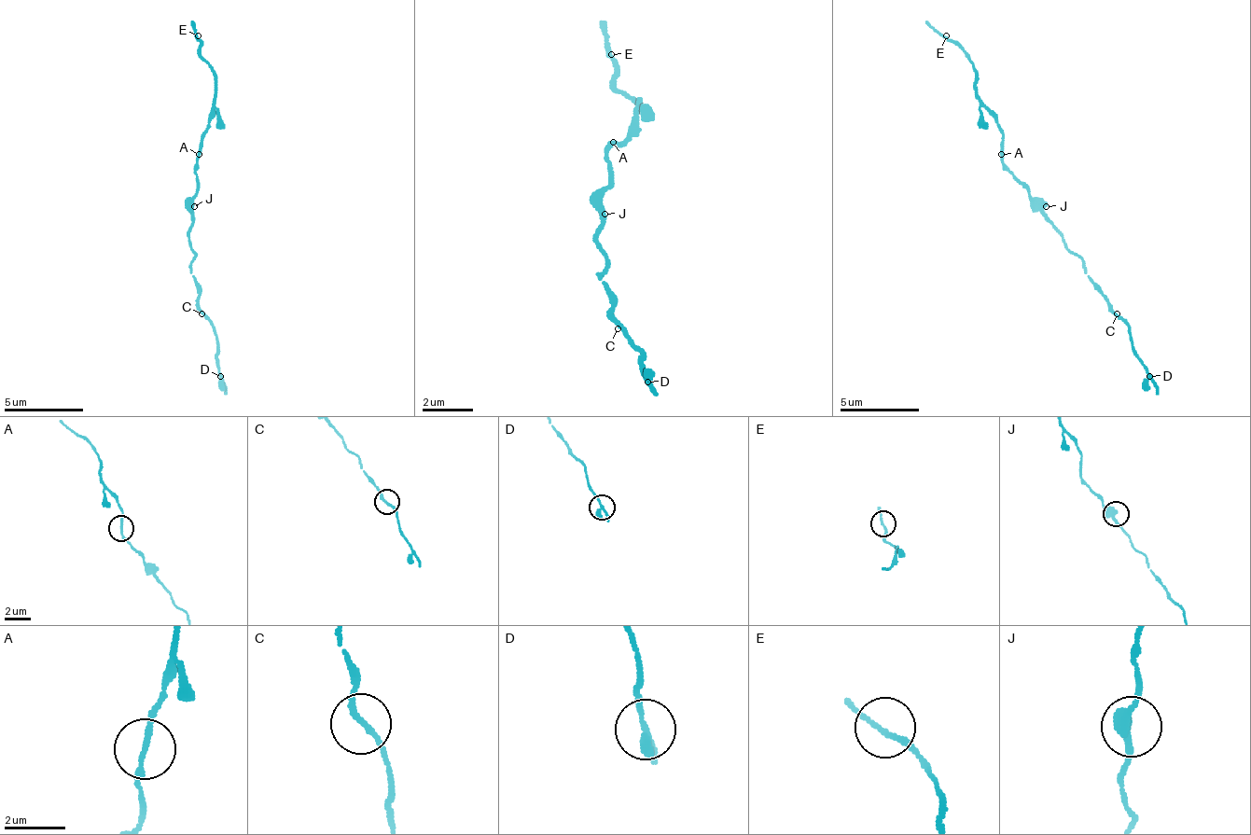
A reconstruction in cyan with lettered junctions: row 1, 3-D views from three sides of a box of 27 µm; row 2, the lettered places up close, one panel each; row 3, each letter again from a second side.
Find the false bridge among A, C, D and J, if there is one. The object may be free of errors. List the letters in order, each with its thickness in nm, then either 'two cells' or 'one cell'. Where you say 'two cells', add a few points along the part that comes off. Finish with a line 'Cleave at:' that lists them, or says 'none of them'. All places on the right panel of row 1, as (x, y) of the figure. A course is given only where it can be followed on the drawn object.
A: calibre 170 nm; one cell
C: calibre 170 nm; one cell
D: calibre 260 nm; one cell
J: calibre 400 nm; one cell
Cleave at: none of them

